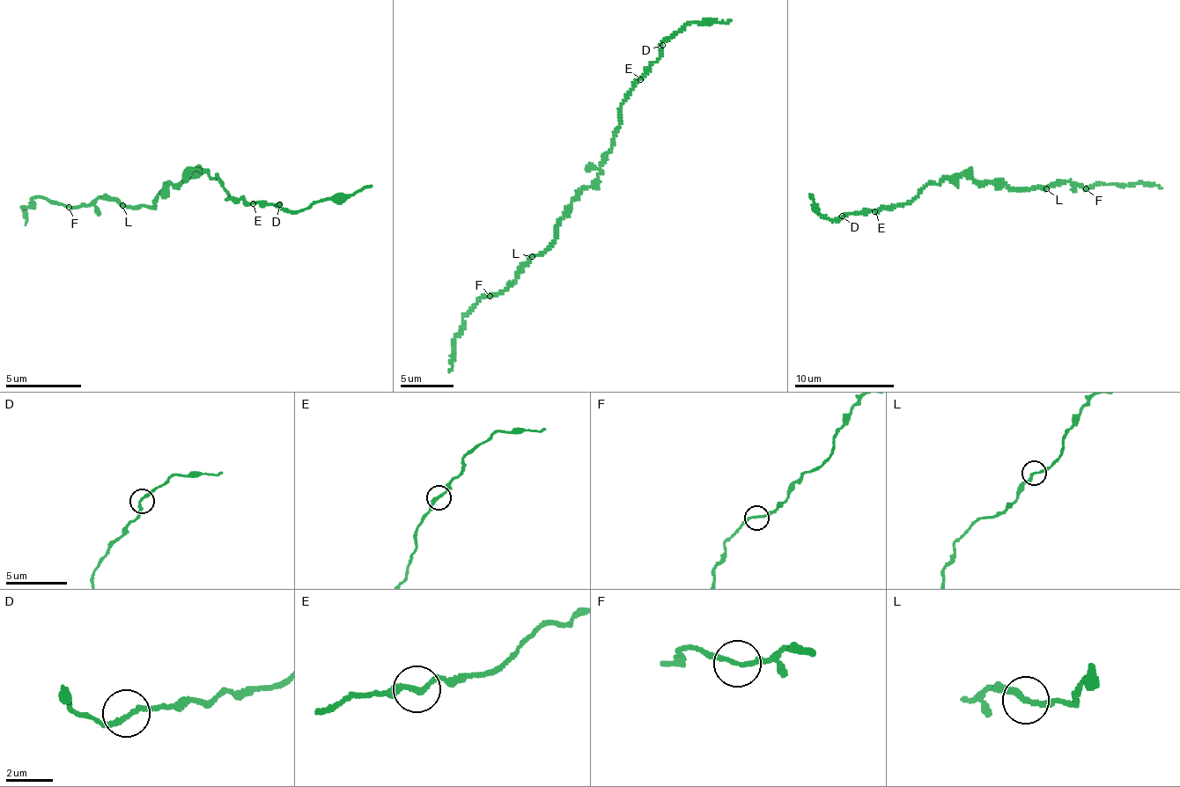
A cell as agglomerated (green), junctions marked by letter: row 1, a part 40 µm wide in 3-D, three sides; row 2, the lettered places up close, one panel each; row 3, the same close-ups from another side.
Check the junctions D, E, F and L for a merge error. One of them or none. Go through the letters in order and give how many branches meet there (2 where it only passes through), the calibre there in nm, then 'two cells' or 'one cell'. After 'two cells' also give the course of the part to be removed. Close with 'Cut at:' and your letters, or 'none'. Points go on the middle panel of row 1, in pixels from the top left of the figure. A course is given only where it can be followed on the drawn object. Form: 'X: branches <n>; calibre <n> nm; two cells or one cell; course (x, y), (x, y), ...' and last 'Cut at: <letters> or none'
D: branches 2; calibre 200 nm; one cell
E: branches 2; calibre 190 nm; one cell
F: branches 2; calibre 190 nm; one cell
L: branches 2; calibre 200 nm; one cell
Cut at: none

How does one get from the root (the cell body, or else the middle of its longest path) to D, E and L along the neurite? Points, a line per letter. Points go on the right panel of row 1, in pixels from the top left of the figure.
D: (972, 179), (962, 175), (948, 177), (937, 185), (929, 184), (905, 203), (842, 216)
E: (972, 179), (962, 175), (948, 177), (937, 185), (929, 184), (905, 203), (883, 206), (874, 211)
L: (972, 179), (1006, 185), (1009, 187), (1045, 189)

